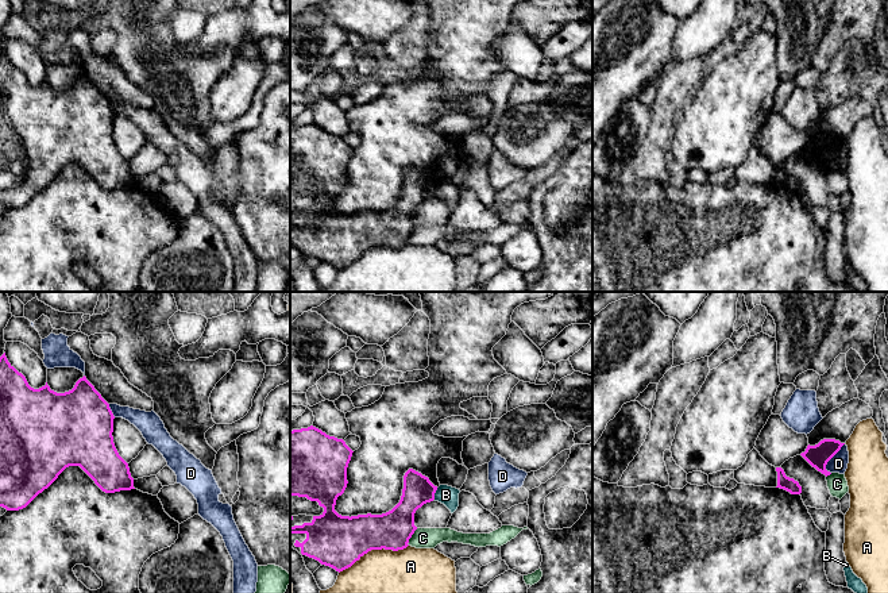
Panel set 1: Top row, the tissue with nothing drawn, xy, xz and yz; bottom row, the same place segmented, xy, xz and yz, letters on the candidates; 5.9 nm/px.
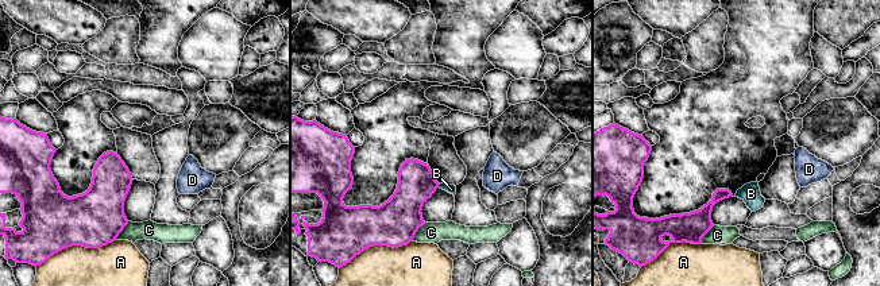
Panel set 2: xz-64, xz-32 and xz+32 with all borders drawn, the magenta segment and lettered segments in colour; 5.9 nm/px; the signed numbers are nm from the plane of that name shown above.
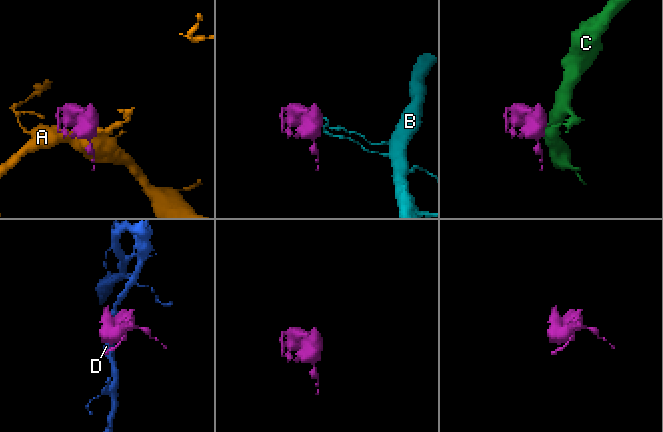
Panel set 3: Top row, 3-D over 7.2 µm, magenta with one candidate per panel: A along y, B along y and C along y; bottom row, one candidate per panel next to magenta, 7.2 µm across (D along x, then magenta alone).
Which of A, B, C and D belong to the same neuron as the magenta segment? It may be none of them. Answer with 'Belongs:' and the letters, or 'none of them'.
Belongs: none of them

